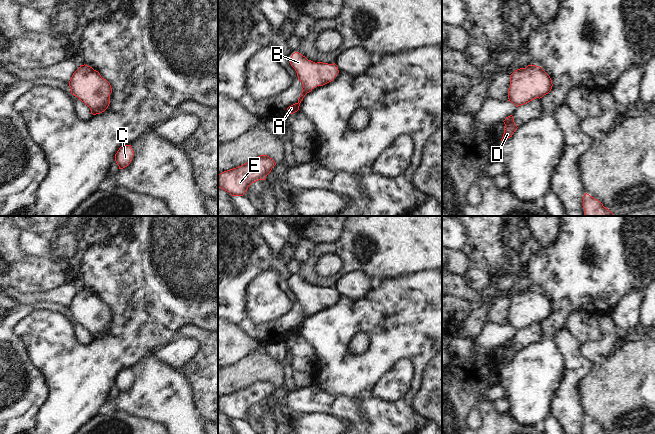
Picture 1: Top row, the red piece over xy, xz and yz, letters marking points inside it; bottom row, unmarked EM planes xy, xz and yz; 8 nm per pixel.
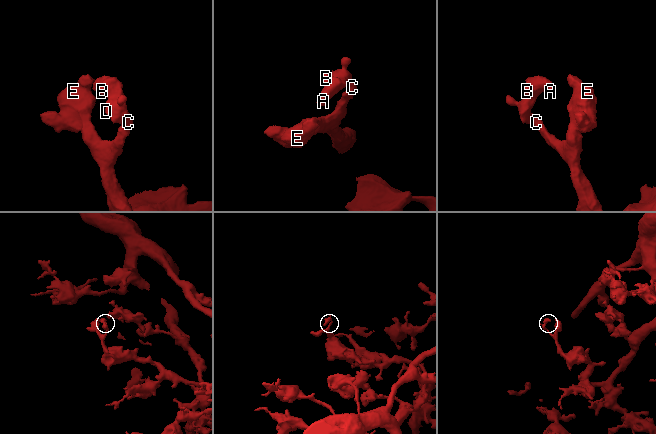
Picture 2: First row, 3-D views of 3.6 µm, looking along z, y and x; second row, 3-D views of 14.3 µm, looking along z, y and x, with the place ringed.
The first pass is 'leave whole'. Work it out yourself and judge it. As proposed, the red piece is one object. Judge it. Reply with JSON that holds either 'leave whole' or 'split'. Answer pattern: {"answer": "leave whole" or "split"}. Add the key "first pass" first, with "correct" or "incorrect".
{"first pass": "correct", "answer": "leave whole"}

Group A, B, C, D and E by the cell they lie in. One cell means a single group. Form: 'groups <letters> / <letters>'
groups A B C D E

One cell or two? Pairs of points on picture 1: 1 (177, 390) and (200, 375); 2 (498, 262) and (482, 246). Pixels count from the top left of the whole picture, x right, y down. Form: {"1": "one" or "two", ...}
{"1": "two", "2": "one"}

